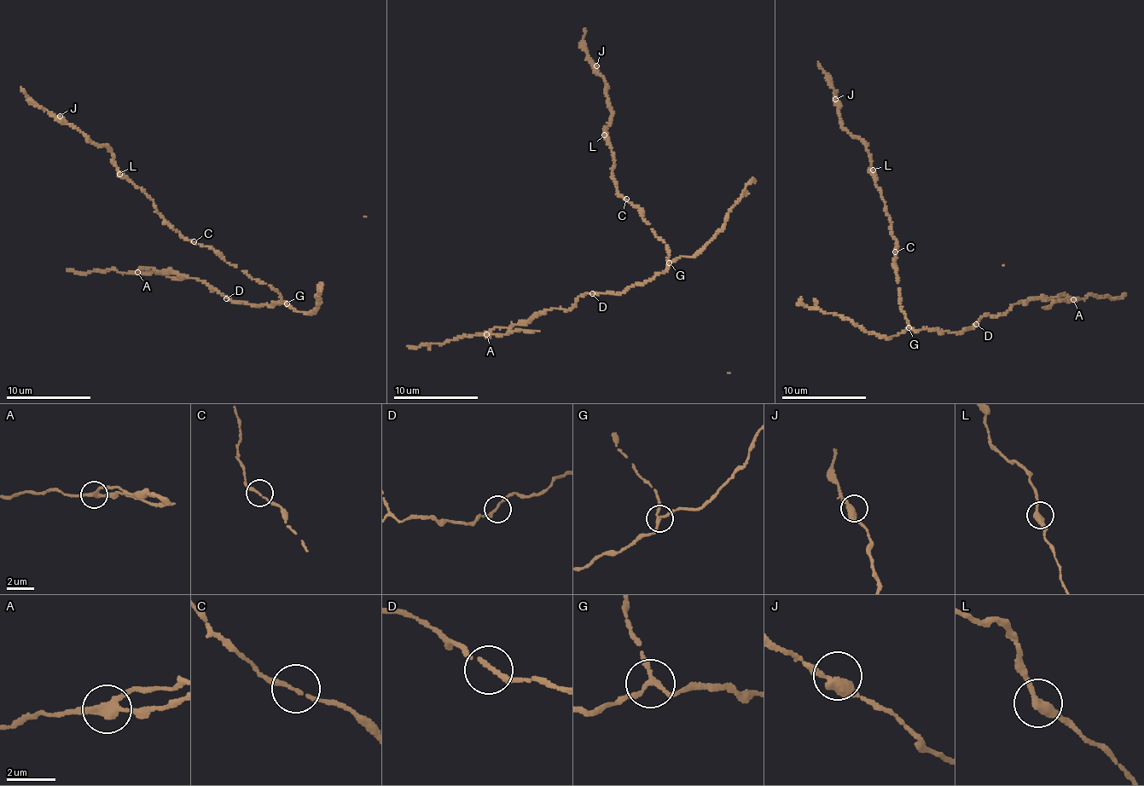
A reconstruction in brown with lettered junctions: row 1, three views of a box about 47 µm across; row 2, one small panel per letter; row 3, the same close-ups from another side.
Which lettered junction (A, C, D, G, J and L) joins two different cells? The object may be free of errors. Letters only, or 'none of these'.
A

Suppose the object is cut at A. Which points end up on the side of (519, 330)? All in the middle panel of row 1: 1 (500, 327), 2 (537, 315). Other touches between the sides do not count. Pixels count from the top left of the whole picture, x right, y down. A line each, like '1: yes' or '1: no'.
1: no
2: no

